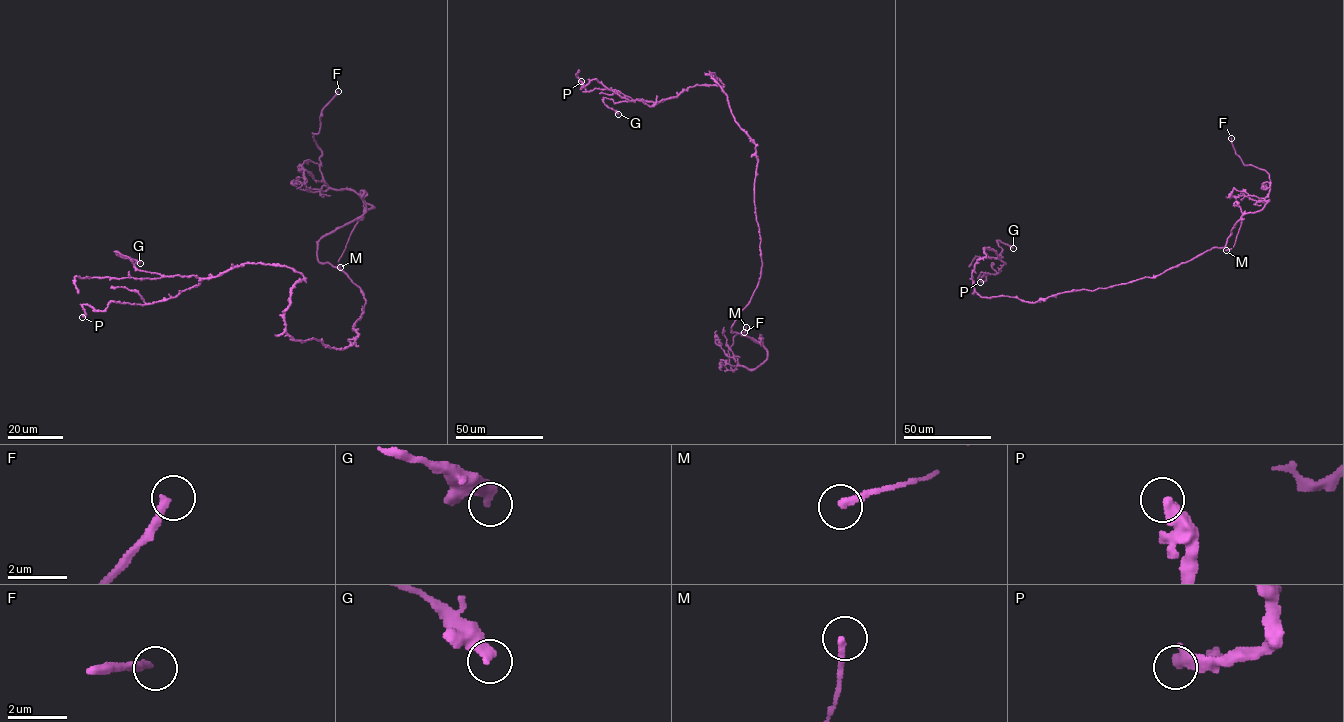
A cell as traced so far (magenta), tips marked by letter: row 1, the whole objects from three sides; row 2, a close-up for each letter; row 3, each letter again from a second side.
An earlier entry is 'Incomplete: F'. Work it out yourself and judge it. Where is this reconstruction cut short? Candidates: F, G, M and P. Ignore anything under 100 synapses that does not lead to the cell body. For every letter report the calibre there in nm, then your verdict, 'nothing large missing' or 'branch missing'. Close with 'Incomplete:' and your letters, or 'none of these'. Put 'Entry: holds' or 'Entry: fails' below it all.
F: calibre 260 nm; branch missing
G: calibre 320 nm; nothing large missing
M: calibre 240 nm; nothing large missing
P: calibre 500 nm; nothing large missing
Incomplete: F
Entry: holds

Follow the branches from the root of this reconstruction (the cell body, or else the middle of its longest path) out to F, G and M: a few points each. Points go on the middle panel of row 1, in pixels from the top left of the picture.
F: (754, 186), (761, 275), (731, 331), (759, 341), (767, 358), (753, 369), (733, 371), (729, 349), (744, 332)
G: (754, 186), (755, 144), (735, 120), (714, 73), (722, 87), (689, 86), (656, 104), (605, 97), (618, 114)
M: (754, 186), (761, 275), (749, 303), (739, 314), (731, 331), (758, 342), (744, 334), (746, 327)

